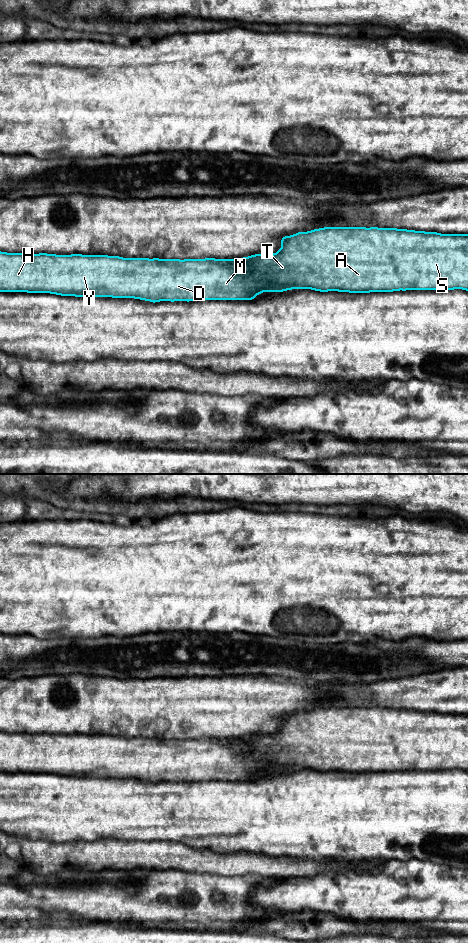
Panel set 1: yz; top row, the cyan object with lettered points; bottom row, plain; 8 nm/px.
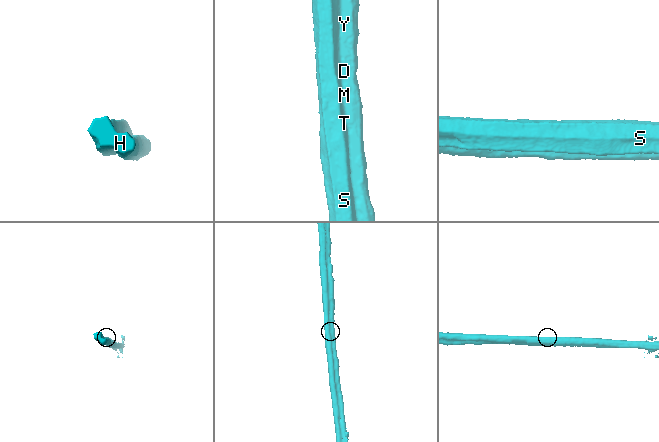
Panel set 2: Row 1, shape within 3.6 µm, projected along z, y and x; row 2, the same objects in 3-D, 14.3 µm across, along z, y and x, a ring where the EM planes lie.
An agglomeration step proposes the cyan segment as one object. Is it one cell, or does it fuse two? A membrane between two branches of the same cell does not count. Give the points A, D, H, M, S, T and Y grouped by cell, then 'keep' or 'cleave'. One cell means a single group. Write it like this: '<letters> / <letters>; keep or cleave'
A S T / D H M Y; cleave

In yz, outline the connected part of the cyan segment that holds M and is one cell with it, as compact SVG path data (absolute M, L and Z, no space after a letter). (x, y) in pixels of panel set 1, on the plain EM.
M0 731L0 772L50 773L75 777L134 778L150 782L252 780L263 772L292 770L254 758L235 739L123 738Z

